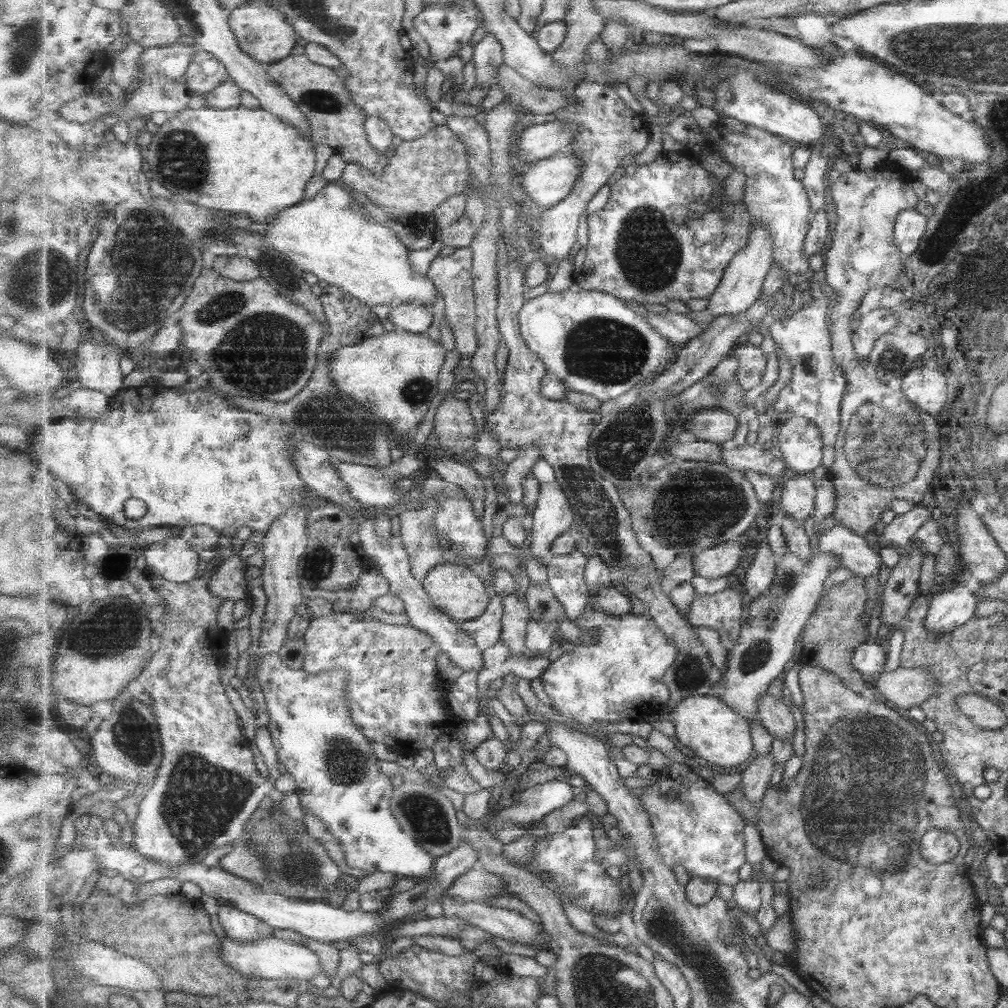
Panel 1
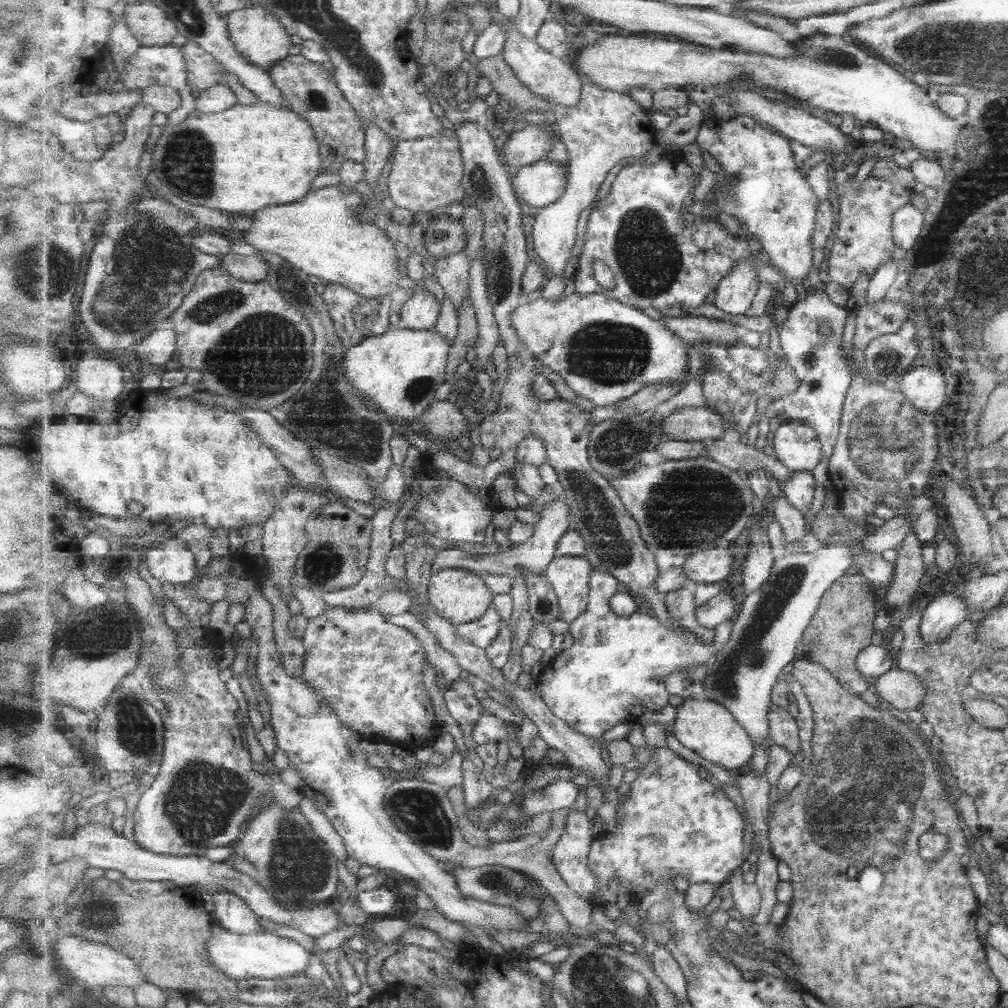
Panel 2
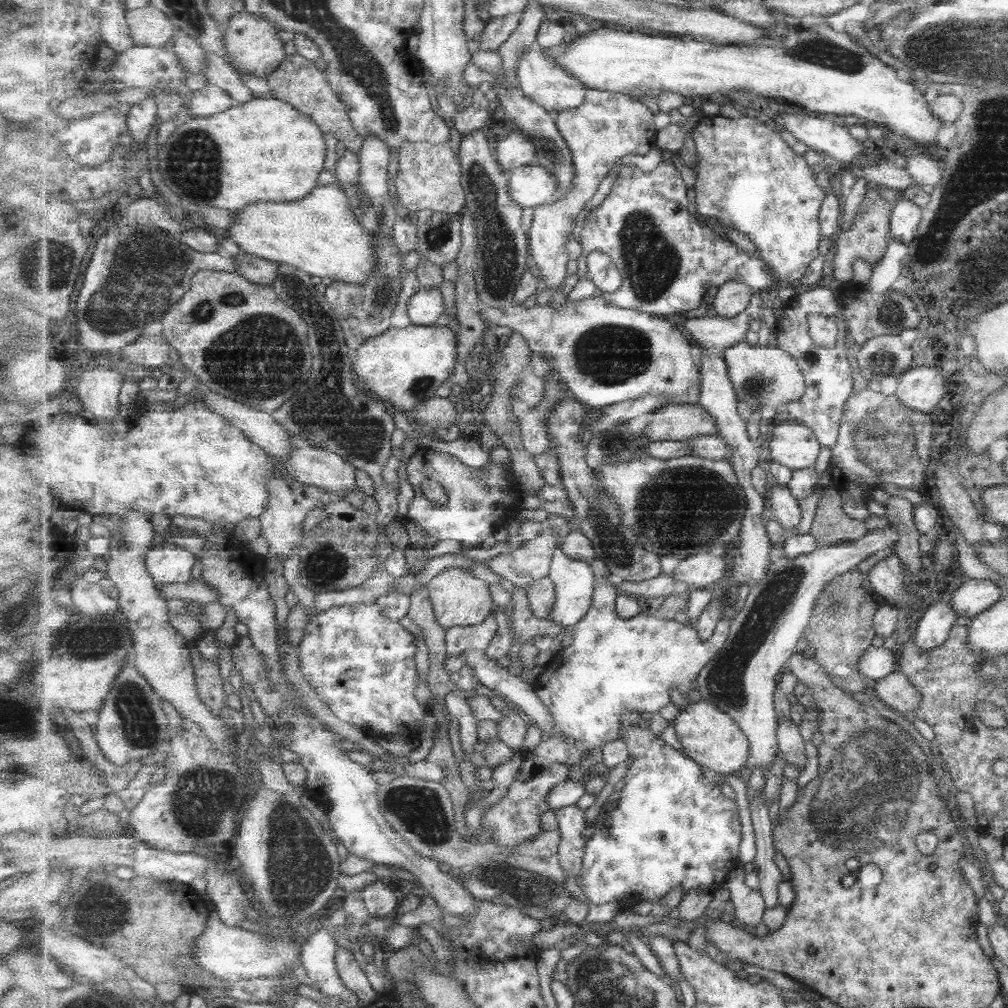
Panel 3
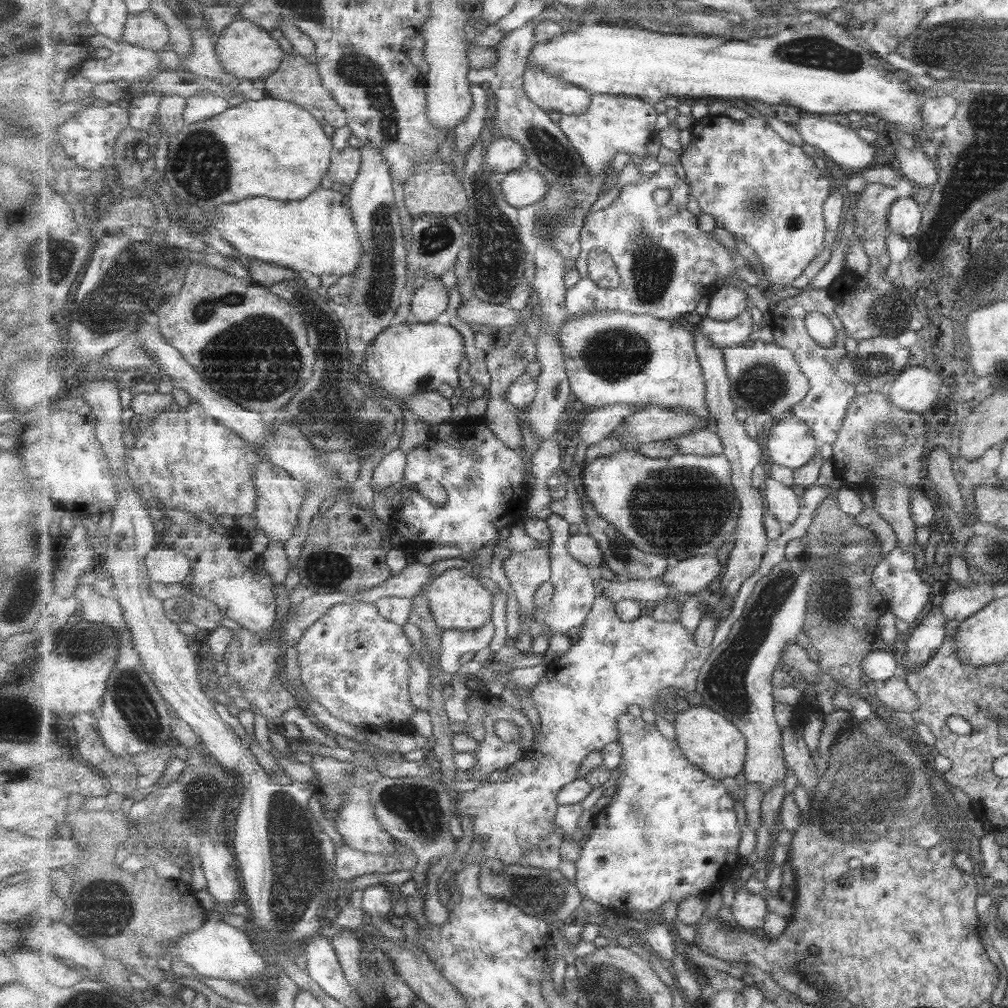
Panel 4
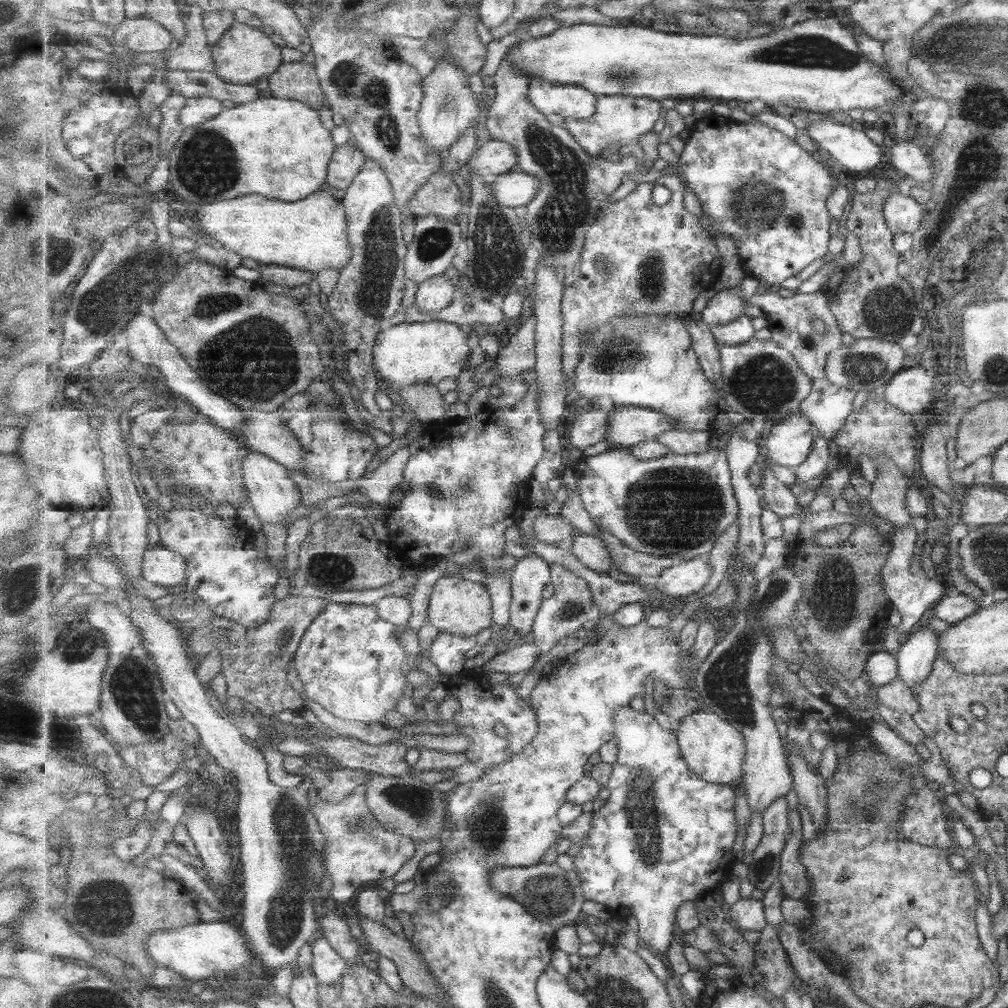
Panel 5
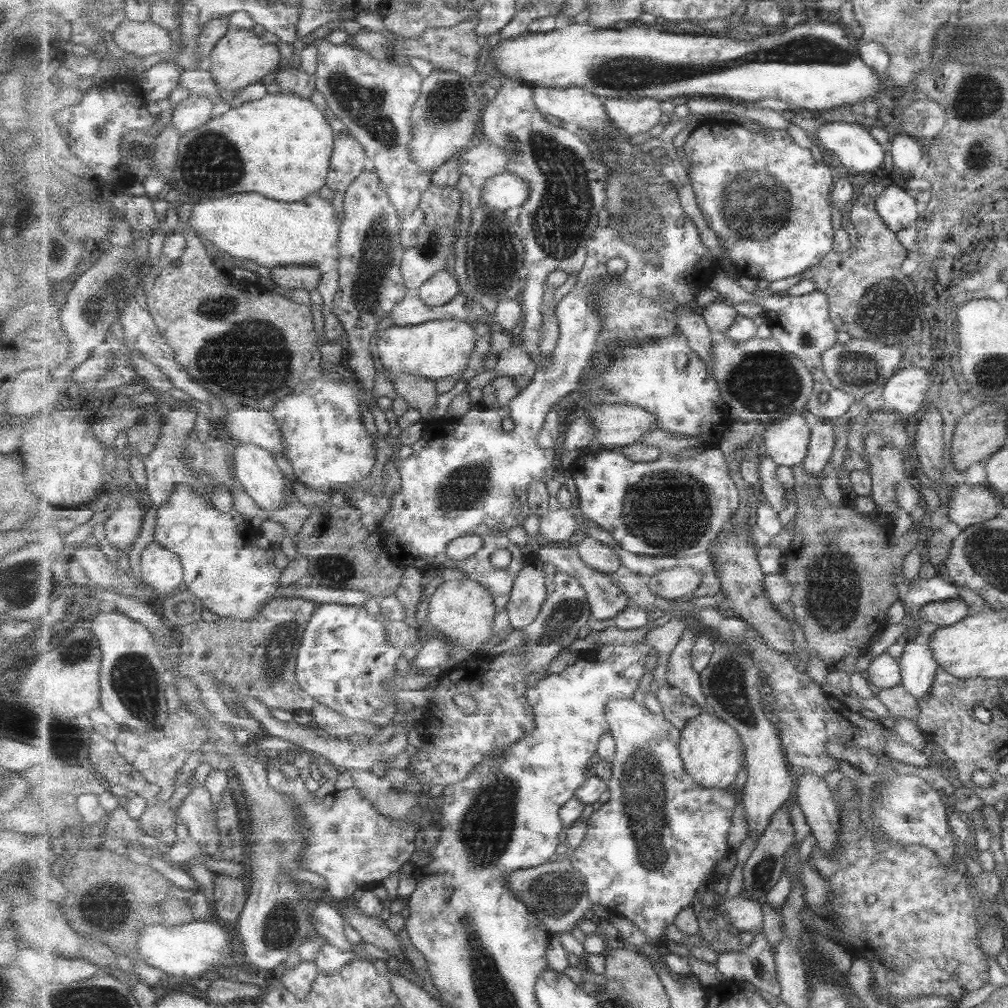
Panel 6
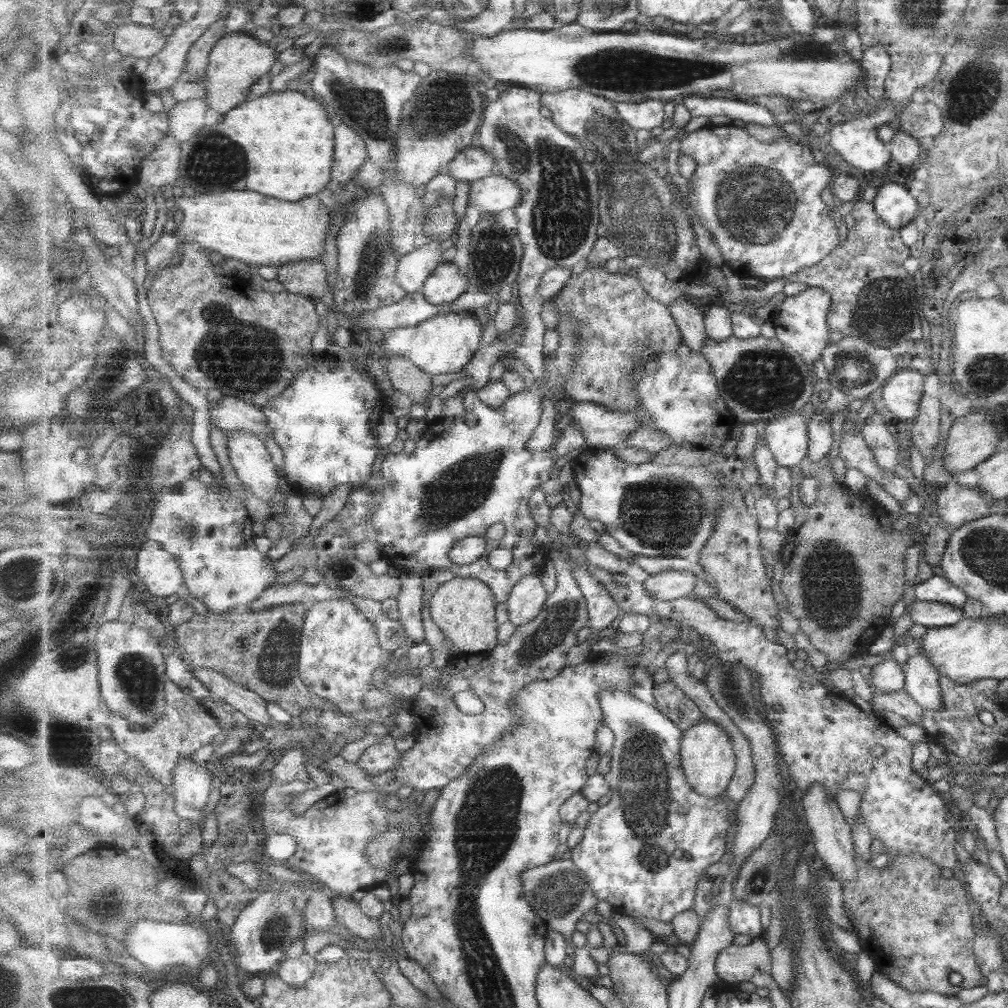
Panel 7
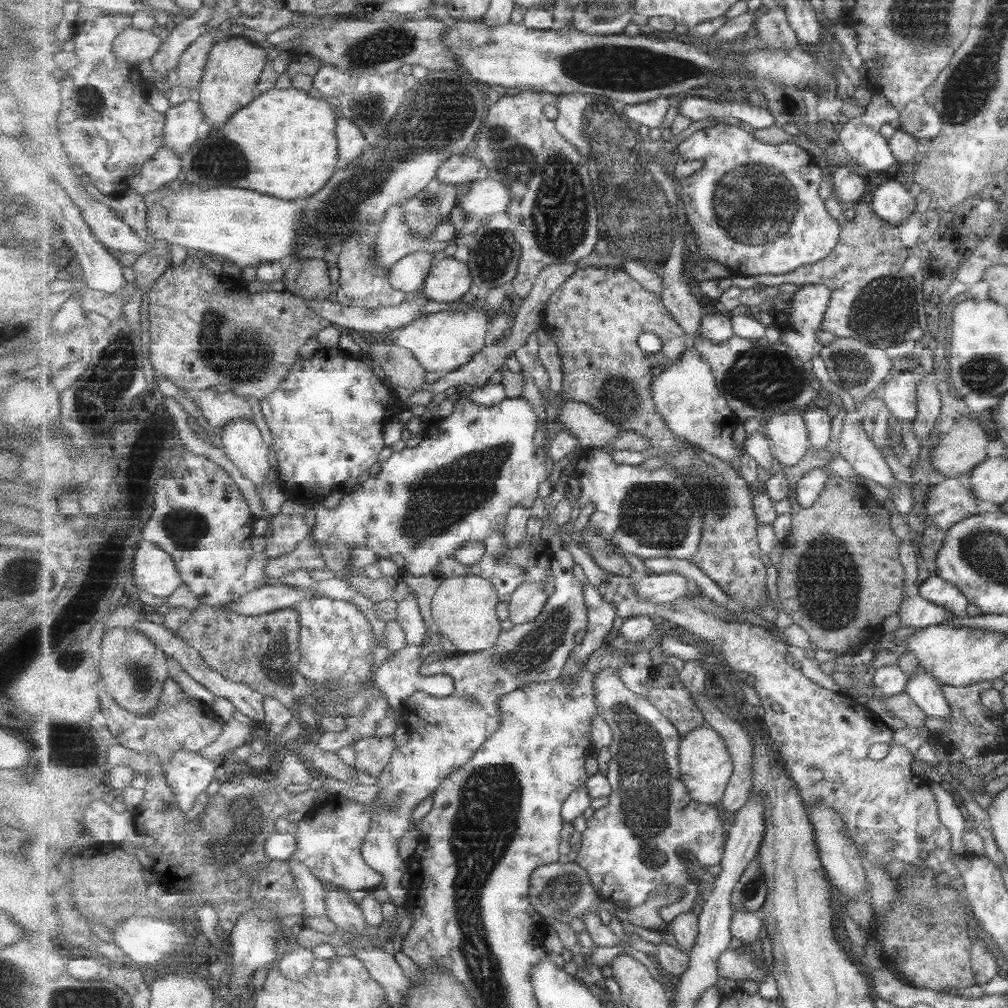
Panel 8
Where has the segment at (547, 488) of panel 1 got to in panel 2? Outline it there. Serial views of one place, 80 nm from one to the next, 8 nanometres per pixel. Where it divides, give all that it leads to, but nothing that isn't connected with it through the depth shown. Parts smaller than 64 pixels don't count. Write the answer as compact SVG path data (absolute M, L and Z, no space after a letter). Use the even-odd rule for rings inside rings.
M556 498L550 503L545 504L545 508L540 513L540 520L535 524L533 536L521 544L513 544L508 551L483 555L472 553L469 548L463 546L459 549L453 548L438 551L432 564L432 574L437 574L437 572L449 568L461 568L480 575L488 573L497 576L503 575L512 580L519 577L525 579L527 573L543 575L557 556L557 545L560 544L561 538L570 530L571 510L569 506L563 505L562 502Z

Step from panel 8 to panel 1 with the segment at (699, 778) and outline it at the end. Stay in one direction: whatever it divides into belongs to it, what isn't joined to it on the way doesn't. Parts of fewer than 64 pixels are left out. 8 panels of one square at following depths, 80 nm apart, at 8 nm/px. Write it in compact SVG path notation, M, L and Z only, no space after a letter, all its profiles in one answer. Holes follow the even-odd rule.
M691 696L685 698L673 711L675 740L685 751L731 771L751 758L755 748L751 740L749 720L743 718L736 708L725 703L725 700L713 696Z

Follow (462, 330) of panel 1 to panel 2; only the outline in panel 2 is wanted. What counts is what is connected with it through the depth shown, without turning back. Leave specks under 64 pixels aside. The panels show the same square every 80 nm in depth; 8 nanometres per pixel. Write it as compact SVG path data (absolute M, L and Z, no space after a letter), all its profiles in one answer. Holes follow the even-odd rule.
M467 251L439 259L435 268L435 280L445 290L456 312L465 304L470 293L470 268L471 259Z

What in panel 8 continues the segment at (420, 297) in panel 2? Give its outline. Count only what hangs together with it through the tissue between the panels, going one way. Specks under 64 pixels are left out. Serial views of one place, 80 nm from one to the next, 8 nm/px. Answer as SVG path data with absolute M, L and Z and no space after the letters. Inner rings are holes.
M439 255L423 286L429 301L453 303L469 293L473 284L472 271L465 262L457 258Z

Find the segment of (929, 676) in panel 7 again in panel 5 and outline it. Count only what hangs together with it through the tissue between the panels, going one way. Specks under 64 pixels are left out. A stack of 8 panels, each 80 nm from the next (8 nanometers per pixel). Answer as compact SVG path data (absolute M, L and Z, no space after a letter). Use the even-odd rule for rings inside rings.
M926 626L917 627L909 639L902 645L902 649L896 654L899 676L909 688L916 688L918 684L922 684L932 674L935 661L940 656L938 636Z

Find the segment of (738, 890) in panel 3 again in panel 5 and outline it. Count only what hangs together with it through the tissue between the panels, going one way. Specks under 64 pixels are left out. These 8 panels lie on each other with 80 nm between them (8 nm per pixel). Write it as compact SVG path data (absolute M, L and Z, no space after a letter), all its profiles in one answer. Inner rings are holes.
M758 894L730 905L730 919L738 929L762 931L768 925L765 905Z

